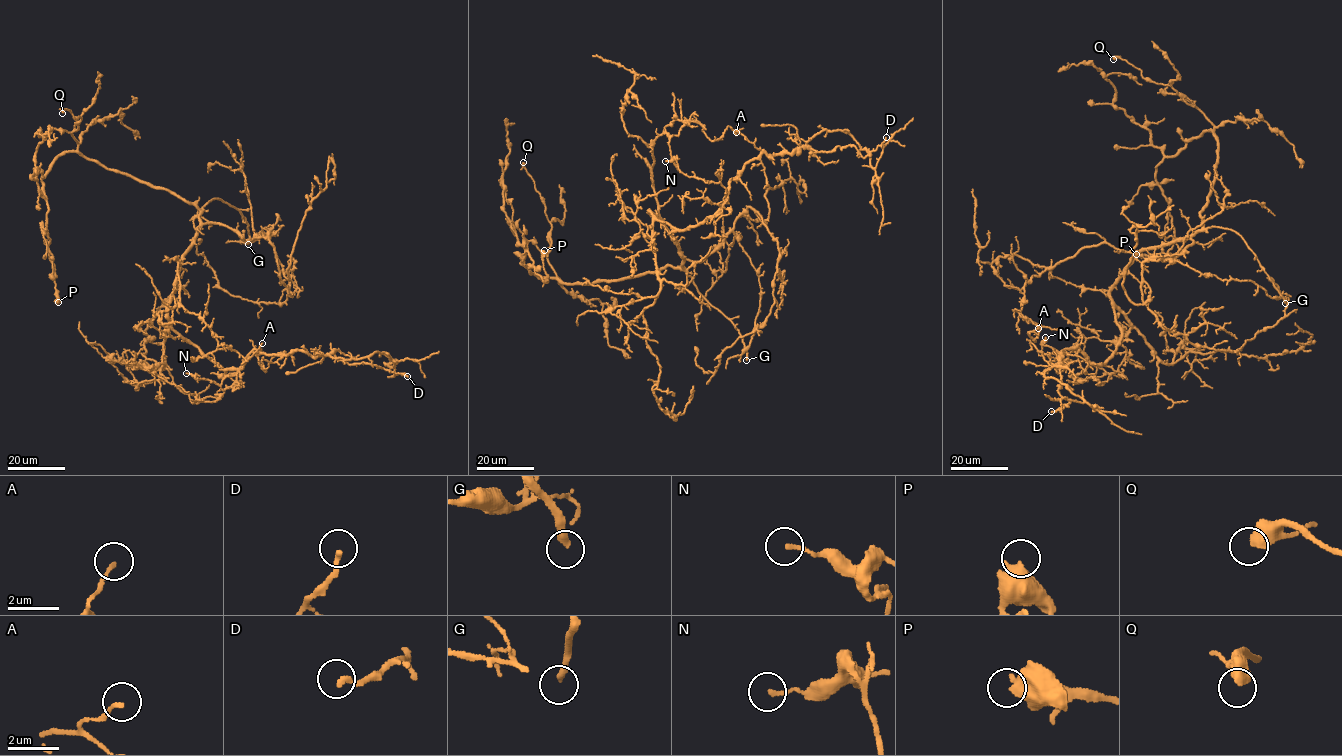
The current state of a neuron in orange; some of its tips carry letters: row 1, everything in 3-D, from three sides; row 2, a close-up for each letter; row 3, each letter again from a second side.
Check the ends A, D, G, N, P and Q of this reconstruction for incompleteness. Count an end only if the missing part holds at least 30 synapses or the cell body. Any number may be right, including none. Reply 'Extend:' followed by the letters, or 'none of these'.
Extend: G

